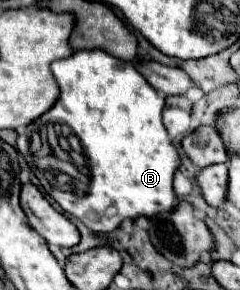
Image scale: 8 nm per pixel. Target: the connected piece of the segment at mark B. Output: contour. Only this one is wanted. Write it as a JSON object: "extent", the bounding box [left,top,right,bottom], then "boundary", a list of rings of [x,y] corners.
{"extent":[17,49,179,233],"boundary":[[[85,49],[75,51],[67,59],[59,59],[51,63],[51,73],[59,85],[59,99],[55,105],[33,121],[23,135],[19,135],[17,145],[19,151],[29,155],[29,135],[39,132],[48,123],[65,123],[71,131],[81,139],[81,147],[91,165],[91,191],[89,195],[75,195],[71,191],[57,191],[49,187],[47,193],[63,207],[63,211],[71,213],[79,221],[83,221],[95,233],[109,233],[121,225],[125,217],[153,217],[157,213],[169,211],[175,203],[173,199],[173,173],[179,167],[179,155],[167,137],[167,131],[161,121],[161,111],[165,99],[157,95],[157,91],[145,81],[145,77],[127,61],[109,55],[103,49]]]}

